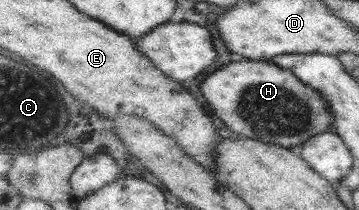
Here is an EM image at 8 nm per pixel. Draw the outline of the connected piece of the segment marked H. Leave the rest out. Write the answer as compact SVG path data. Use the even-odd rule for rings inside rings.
M240 61L228 63L212 72L200 85L200 91L206 103L235 135L267 144L284 146L299 151L301 145L318 133L335 133L334 116L327 99L315 89L308 87L289 69L284 69L272 61Z

